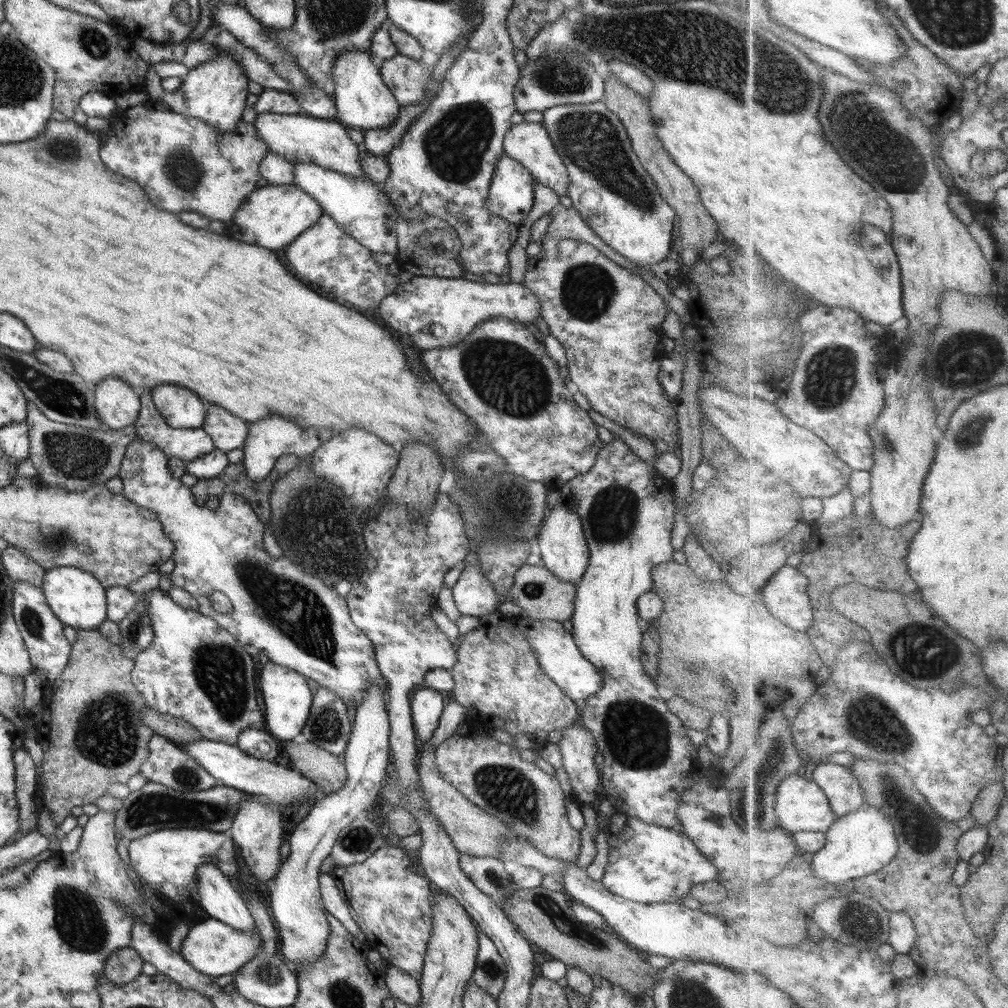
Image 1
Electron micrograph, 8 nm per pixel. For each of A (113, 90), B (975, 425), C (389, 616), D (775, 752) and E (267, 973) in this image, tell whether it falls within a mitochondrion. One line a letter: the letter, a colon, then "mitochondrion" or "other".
A: other
B: mitochondrion
C: other
D: mitochondrion
E: mitochondrion

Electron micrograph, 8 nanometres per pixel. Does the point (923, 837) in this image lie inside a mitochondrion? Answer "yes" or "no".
yes

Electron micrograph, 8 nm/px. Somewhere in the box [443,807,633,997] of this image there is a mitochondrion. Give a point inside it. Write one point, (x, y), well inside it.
(544, 904)

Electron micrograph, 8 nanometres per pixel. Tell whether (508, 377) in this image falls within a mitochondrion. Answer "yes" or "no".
yes

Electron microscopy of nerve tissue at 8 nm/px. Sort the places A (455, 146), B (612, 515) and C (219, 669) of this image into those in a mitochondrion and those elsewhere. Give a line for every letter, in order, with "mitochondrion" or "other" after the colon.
A: mitochondrion
B: mitochondrion
C: mitochondrion

